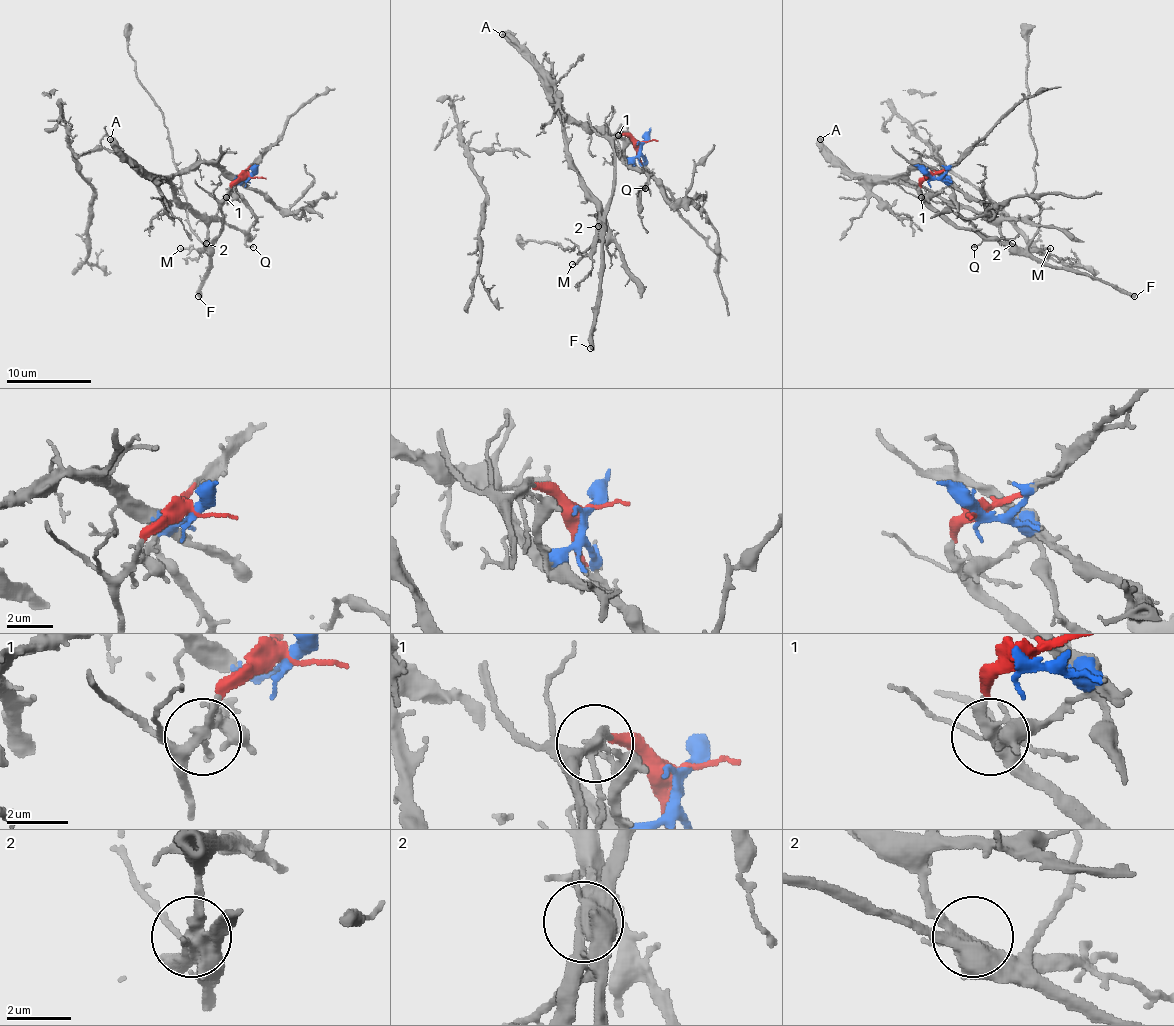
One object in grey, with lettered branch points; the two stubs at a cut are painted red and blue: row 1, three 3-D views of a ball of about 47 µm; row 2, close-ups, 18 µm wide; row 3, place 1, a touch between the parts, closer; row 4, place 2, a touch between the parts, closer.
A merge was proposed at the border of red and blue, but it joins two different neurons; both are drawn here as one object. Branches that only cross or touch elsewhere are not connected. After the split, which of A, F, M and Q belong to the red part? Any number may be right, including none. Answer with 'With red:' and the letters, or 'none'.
With red: F

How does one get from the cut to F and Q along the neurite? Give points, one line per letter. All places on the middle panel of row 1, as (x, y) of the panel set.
F: (641, 144), (622, 133), (614, 140), (614, 195), (605, 211), (603, 264), (590, 349)
Q: (641, 144), (639, 154), (629, 167), (635, 167), (648, 178), (639, 197), (637, 190), (641, 186), (645, 188)

